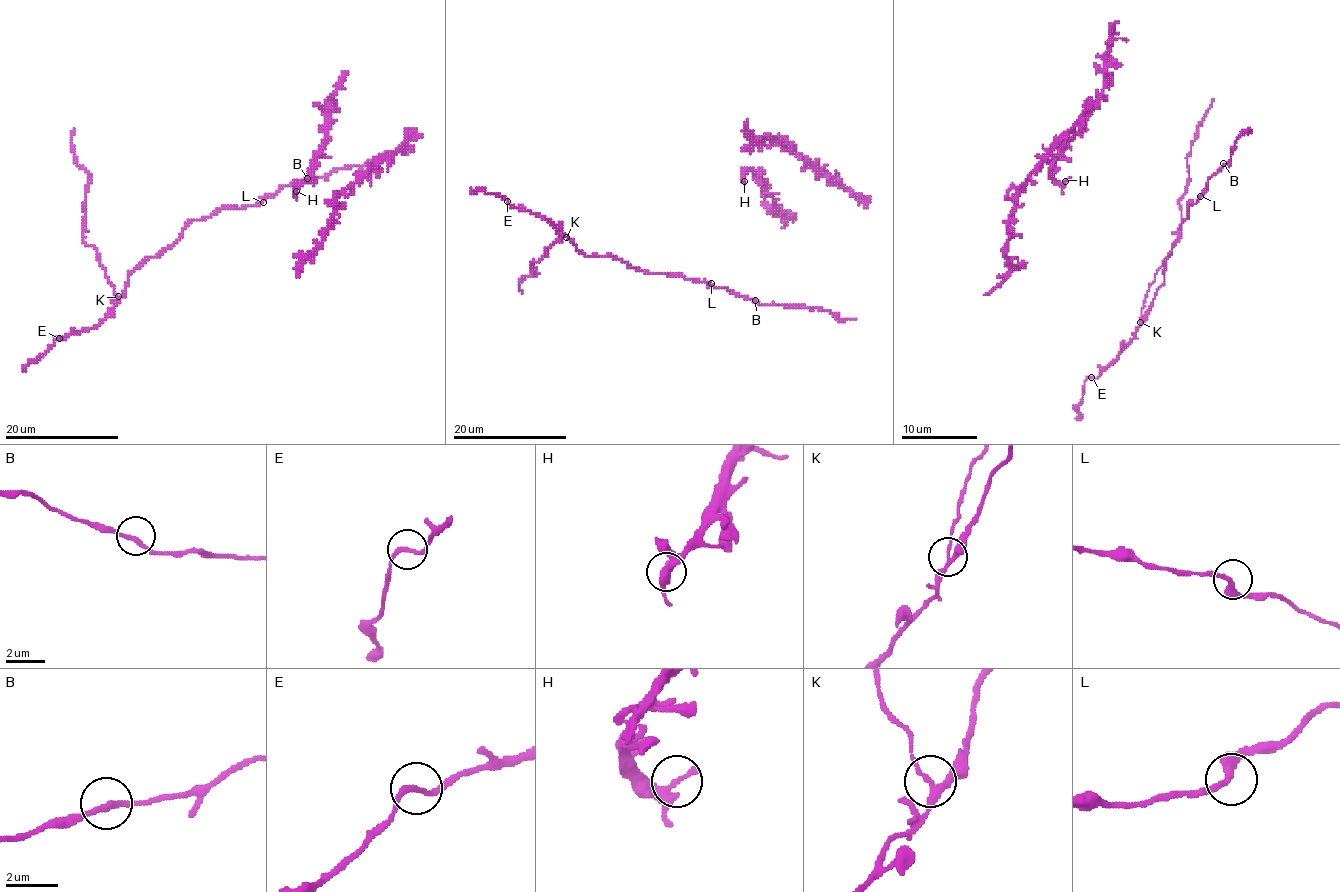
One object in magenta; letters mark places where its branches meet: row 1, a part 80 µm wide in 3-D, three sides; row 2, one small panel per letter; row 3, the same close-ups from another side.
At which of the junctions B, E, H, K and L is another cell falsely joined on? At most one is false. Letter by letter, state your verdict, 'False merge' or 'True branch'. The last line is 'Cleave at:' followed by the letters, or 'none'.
B: True branch
E: True branch
H: True branch
K: False merge
L: True branch
Cleave at: K

